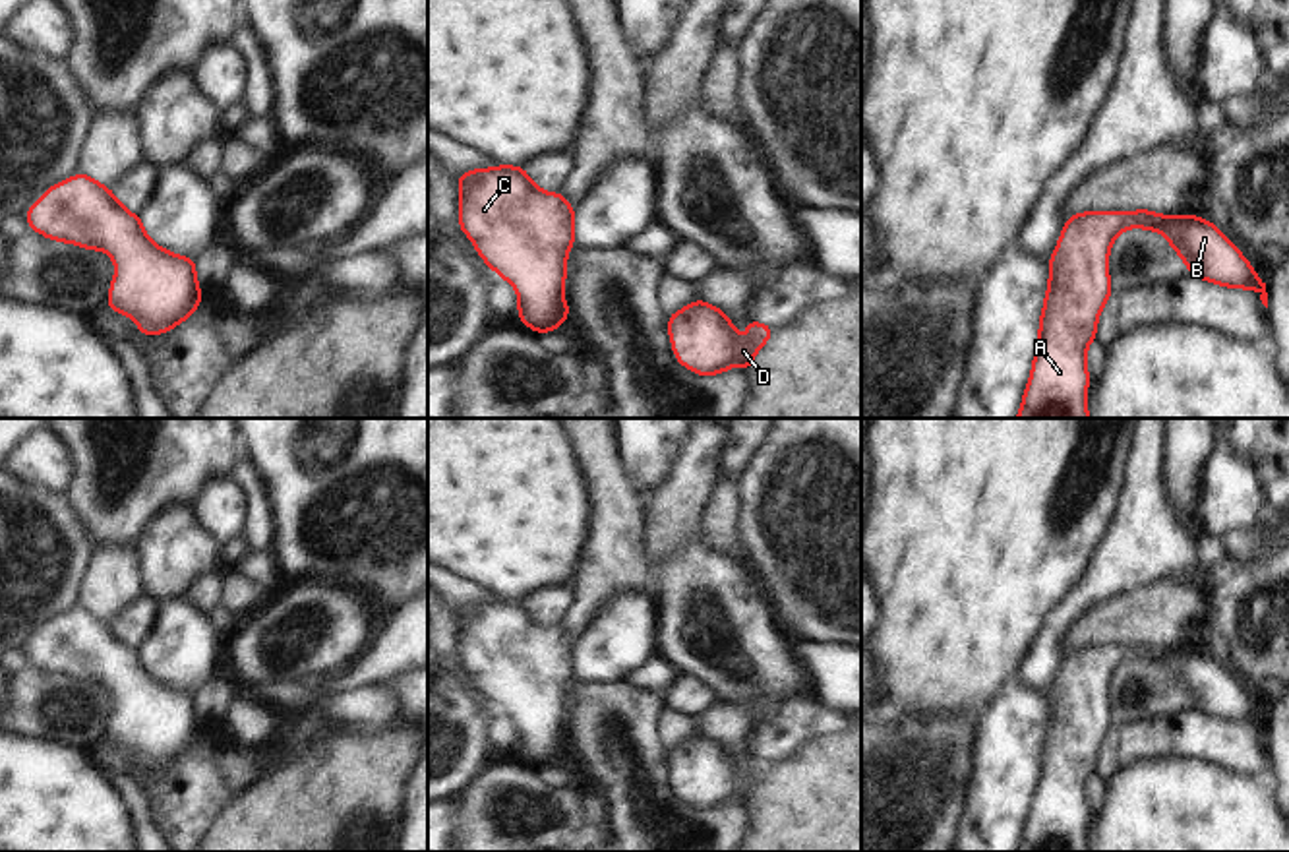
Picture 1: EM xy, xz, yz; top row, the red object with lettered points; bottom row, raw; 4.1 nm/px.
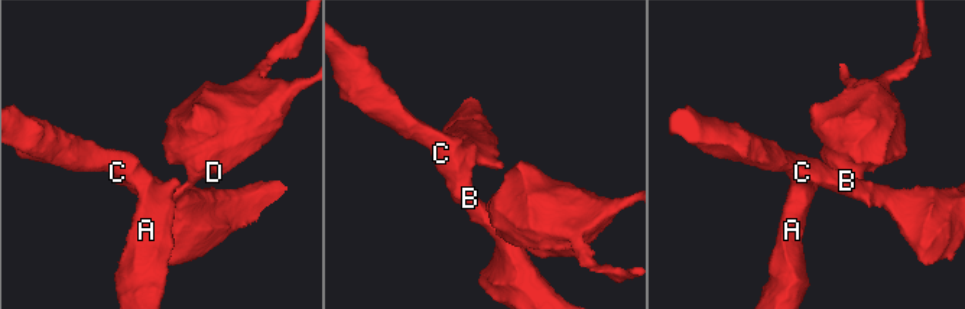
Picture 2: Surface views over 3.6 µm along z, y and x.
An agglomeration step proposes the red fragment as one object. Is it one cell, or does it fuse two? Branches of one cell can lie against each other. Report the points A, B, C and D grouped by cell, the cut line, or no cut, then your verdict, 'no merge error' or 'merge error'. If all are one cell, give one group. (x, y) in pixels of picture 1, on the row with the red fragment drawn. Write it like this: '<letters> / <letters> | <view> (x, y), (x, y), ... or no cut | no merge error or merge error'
A B C D | no cut | no merge error

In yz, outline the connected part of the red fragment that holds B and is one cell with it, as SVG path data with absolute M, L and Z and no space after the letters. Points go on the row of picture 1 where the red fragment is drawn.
M1148 209L1076 213L1066 219L1049 259L1049 287L1032 374L1016 418L1090 418L1086 350L1113 294L1109 248L1132 227L1161 232L1190 275L1227 289L1260 290L1260 300L1268 308L1266 283L1208 219L1165 217Z

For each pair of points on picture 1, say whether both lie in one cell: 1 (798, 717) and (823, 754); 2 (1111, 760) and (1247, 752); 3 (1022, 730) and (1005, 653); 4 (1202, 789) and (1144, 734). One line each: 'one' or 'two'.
1: two
2: one
3: two
4: two

